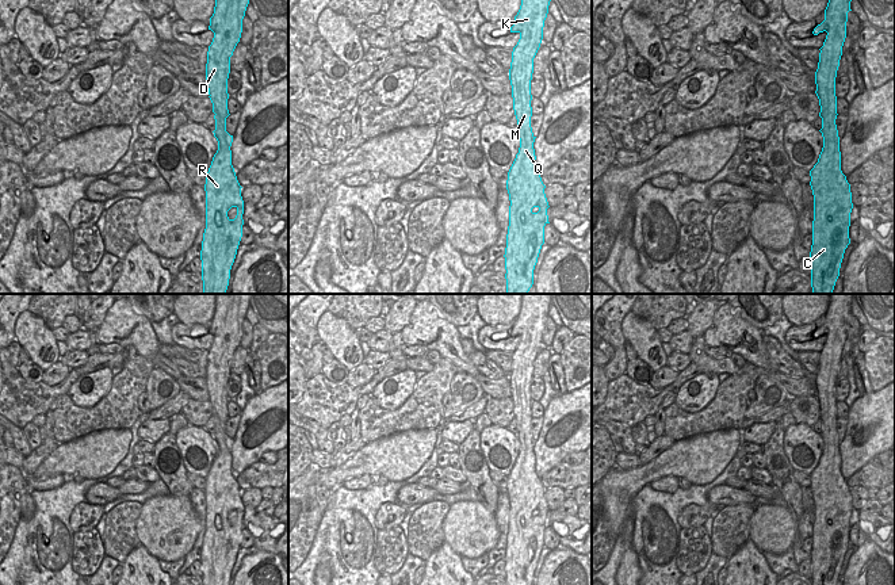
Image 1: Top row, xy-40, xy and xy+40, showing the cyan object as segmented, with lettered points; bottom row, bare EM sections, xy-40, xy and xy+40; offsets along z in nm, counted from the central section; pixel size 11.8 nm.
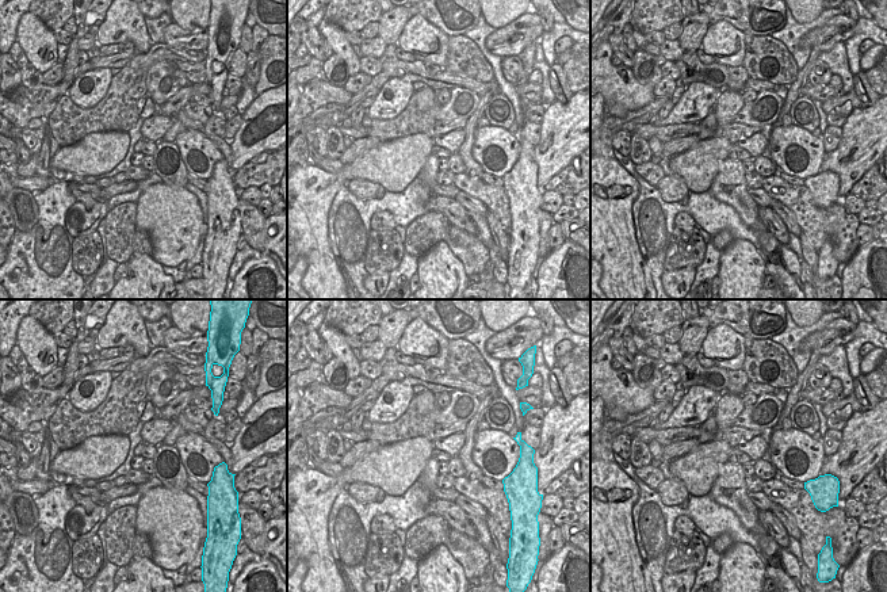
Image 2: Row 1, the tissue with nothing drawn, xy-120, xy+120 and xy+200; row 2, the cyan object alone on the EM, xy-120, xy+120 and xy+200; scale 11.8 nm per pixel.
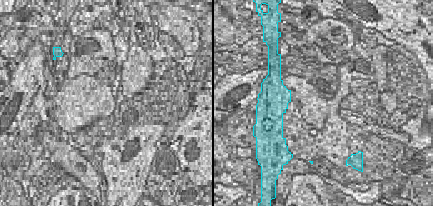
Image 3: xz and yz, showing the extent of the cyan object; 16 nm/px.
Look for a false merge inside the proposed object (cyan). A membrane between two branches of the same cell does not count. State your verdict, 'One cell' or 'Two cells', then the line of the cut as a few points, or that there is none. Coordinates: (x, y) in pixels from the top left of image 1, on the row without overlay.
One cell. No split

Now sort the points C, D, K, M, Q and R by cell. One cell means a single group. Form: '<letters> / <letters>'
C D K M Q R

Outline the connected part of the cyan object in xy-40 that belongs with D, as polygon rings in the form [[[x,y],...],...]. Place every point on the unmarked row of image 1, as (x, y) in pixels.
[[[215,294],[209,333],[214,341],[207,355],[206,383],[215,422],[218,454],[206,477],[206,532],[200,563],[203,585],[229,585],[242,540],[244,504],[232,469],[233,439],[226,435],[230,360],[240,345],[250,294]]]

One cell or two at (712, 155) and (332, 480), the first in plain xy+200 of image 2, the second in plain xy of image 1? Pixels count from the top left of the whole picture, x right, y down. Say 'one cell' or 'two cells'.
one cell

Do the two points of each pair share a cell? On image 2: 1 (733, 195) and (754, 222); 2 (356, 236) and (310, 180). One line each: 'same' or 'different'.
1: same
2: different

